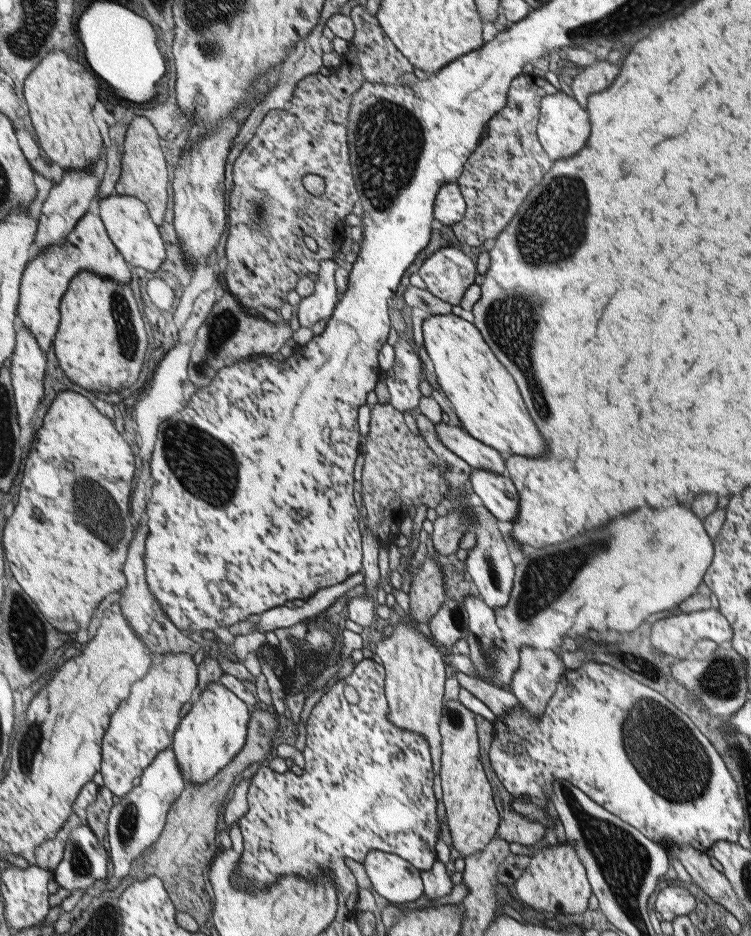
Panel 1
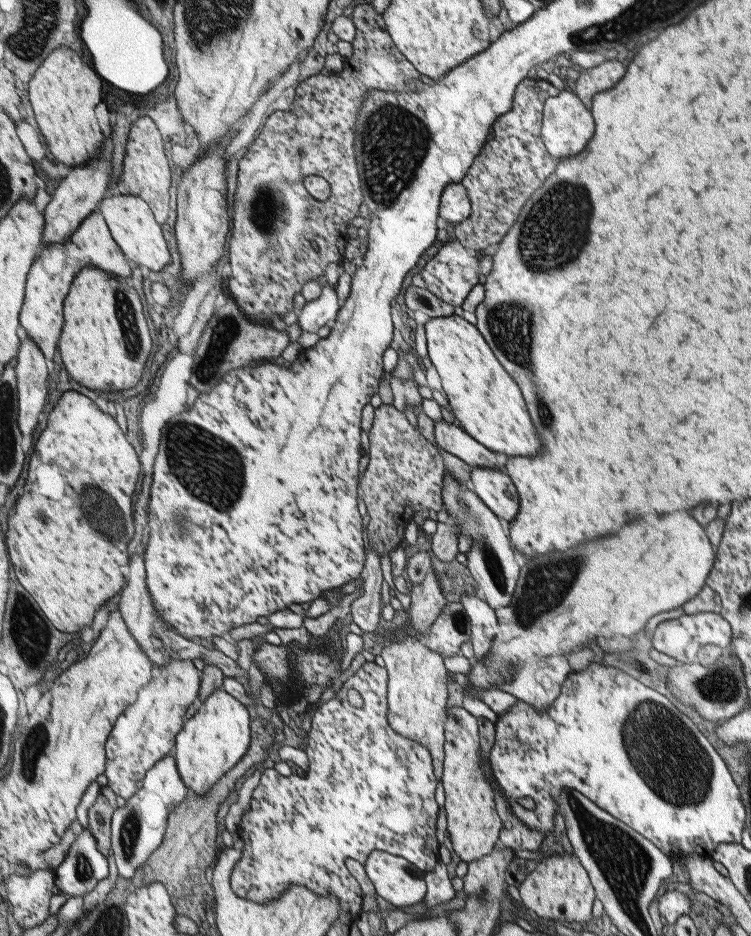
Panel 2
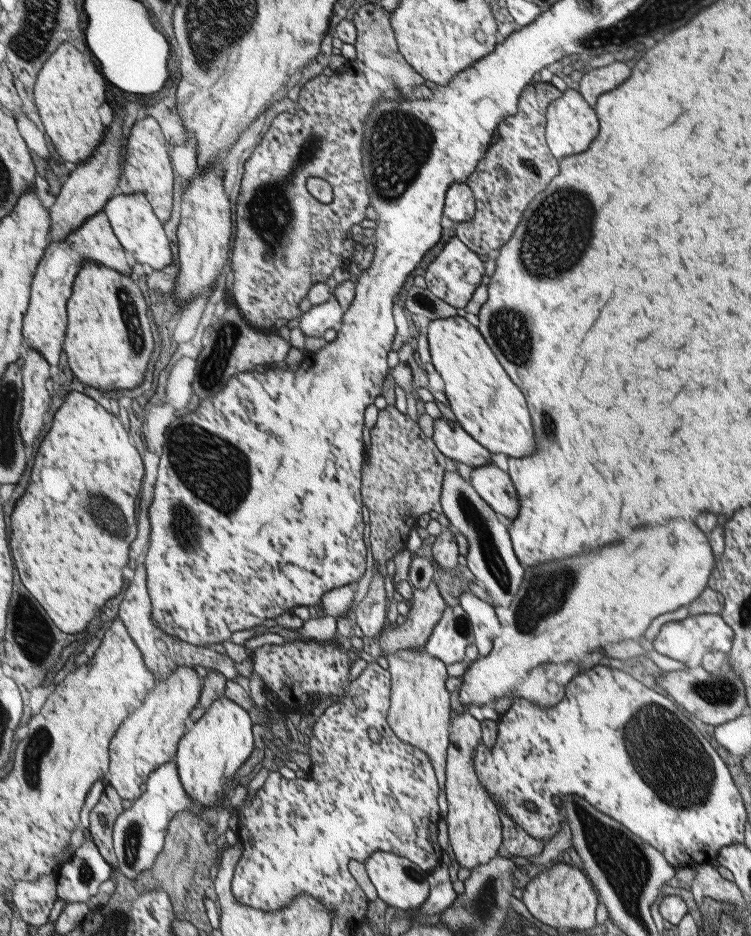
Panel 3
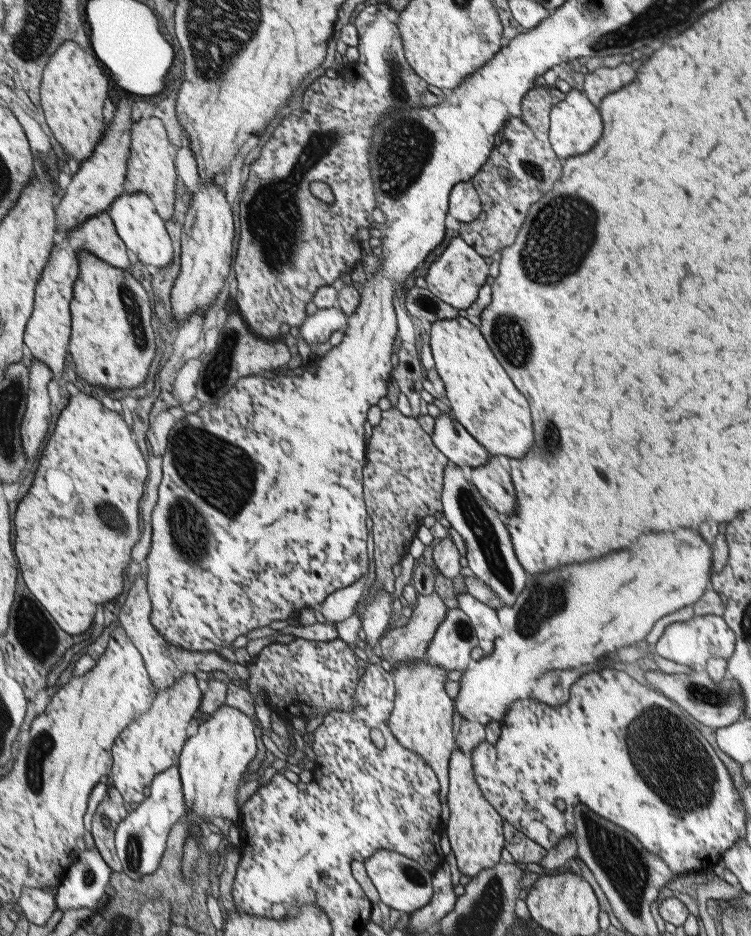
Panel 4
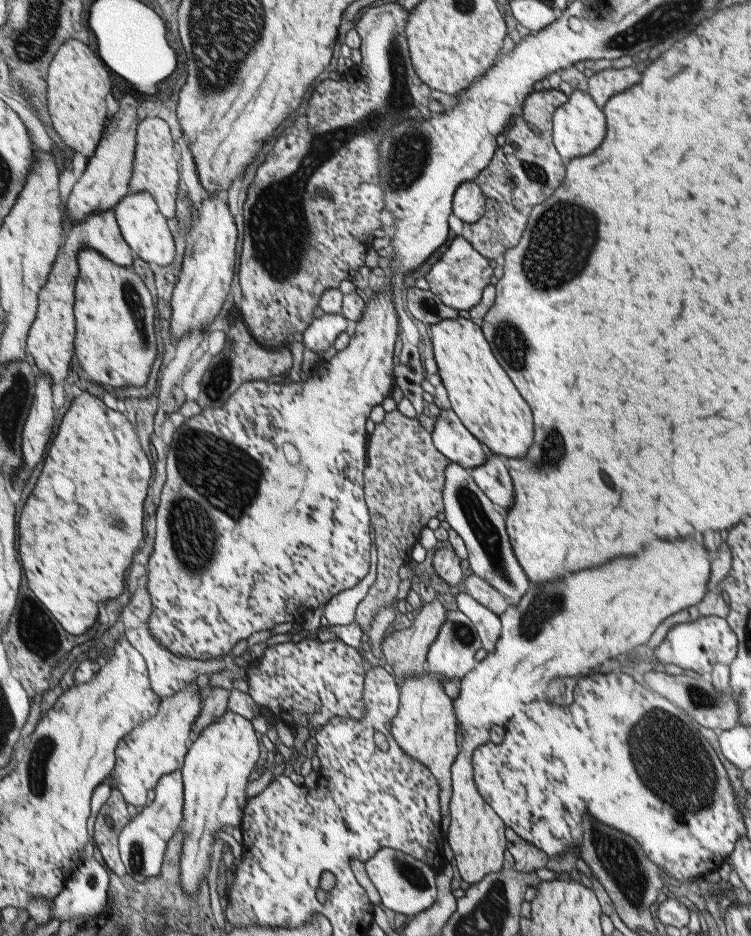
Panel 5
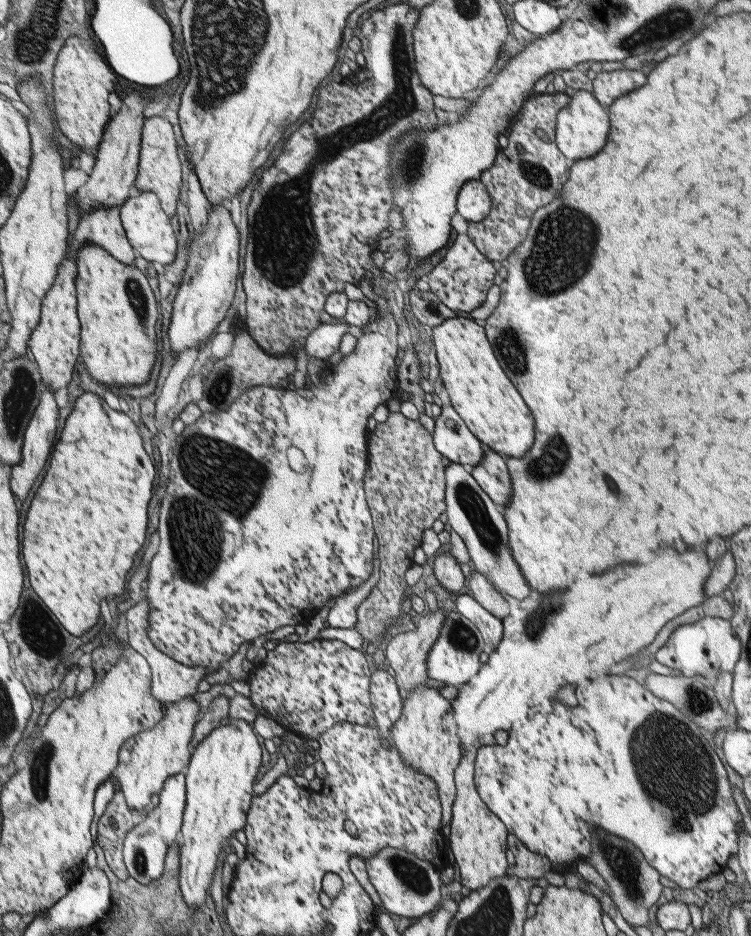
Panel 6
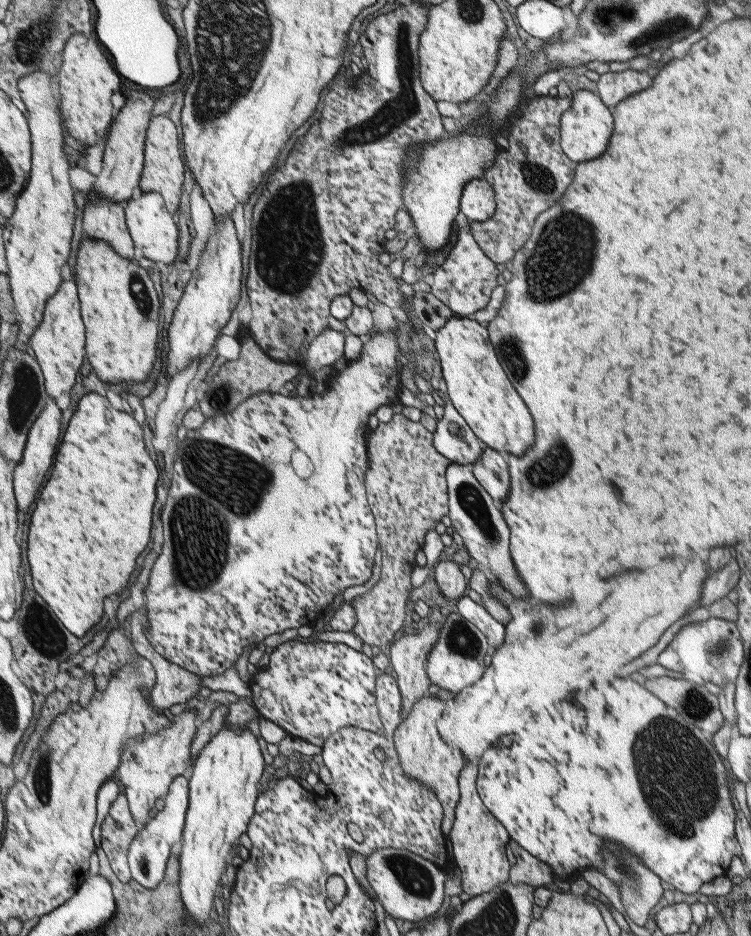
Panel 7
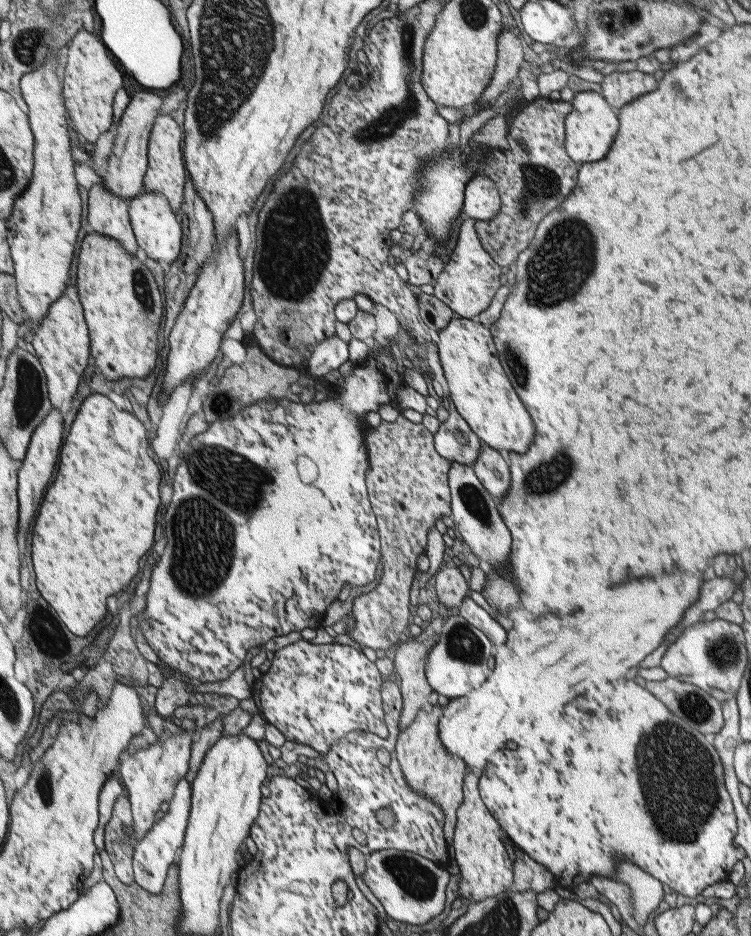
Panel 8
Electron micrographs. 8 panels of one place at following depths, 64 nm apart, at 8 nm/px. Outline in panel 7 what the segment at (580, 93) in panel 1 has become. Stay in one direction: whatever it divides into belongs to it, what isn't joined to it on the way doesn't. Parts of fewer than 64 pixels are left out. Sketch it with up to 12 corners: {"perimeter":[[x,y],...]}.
{"perimeter":[[633,69],[599,75],[596,94],[613,108],[652,86],[653,78]]}

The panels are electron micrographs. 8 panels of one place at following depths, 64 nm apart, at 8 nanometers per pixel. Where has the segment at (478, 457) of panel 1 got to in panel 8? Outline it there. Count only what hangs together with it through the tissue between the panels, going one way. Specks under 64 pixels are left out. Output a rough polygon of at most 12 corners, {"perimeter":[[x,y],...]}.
{"perimeter":[[457,411],[434,435],[436,452],[471,464],[483,442]]}

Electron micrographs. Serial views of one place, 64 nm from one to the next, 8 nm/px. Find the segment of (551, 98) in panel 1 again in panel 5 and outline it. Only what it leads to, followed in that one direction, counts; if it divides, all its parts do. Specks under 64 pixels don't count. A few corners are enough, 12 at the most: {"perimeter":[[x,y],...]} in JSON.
{"perimeter":[[573,89],[552,115],[552,144],[564,161],[600,146],[606,120]]}

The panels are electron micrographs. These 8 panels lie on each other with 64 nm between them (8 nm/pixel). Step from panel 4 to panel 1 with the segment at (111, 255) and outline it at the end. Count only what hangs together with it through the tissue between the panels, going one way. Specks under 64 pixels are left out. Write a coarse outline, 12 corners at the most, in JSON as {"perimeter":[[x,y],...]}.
{"perimeter":[[100,199],[24,272],[19,317],[45,352],[79,270],[131,280]]}

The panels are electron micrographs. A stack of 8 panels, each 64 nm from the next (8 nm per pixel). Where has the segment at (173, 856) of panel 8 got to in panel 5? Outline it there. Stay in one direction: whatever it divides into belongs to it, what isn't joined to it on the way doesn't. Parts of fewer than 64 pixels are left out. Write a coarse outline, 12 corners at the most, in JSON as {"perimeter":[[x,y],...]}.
{"perimeter":[[182,771],[167,774],[120,836],[128,874],[162,873],[184,821]]}

